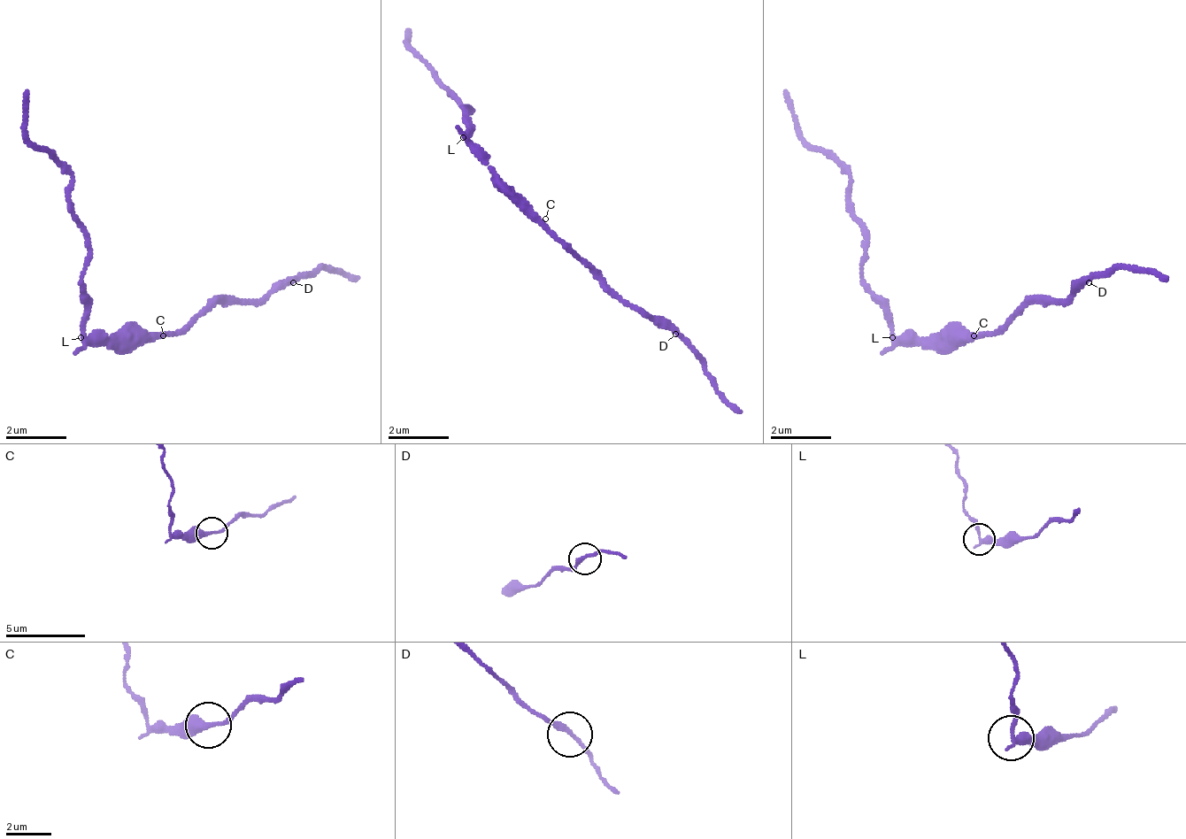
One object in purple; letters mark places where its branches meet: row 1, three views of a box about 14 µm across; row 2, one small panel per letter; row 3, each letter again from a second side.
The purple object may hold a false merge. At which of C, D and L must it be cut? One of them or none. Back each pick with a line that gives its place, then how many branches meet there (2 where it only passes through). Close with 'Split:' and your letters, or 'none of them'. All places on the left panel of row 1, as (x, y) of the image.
L: at (80, 337); 2 branches meet
Split: L

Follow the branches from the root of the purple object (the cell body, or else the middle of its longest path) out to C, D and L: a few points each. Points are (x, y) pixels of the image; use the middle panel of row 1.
C: (499, 180), (507, 180), (545, 219)
D: (499, 180), (561, 242), (568, 242), (629, 303), (637, 303), (652, 319), (660, 319), (675, 334)
L: (499, 180), (499, 173), (461, 134)

